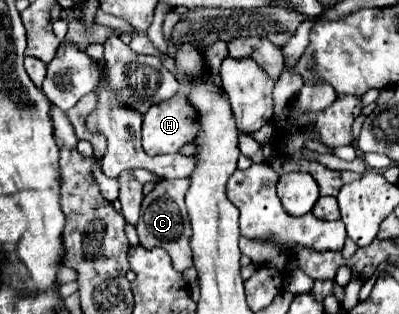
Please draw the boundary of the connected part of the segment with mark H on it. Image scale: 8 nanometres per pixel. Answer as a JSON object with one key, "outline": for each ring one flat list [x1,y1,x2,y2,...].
{"outline":[[179,90,169,100,153,104,153,108,149,108,149,112,145,114,145,118,143,118,143,150,149,156,179,152,185,144,191,144,197,138,199,130,201,130,199,114,193,108,193,104,189,102,187,92]]}

